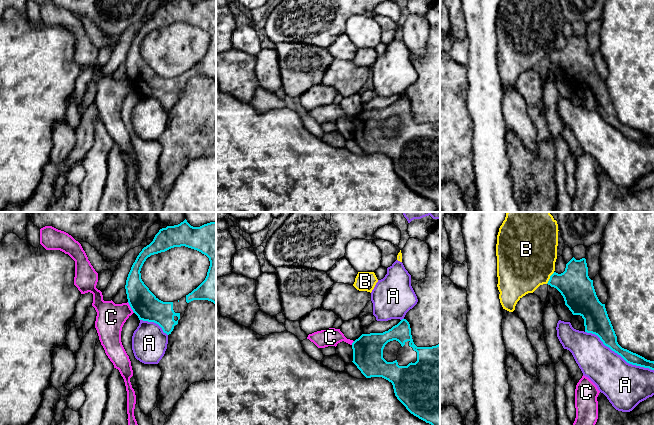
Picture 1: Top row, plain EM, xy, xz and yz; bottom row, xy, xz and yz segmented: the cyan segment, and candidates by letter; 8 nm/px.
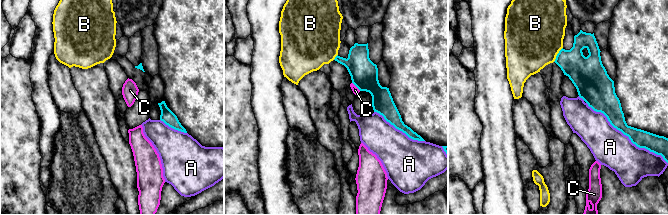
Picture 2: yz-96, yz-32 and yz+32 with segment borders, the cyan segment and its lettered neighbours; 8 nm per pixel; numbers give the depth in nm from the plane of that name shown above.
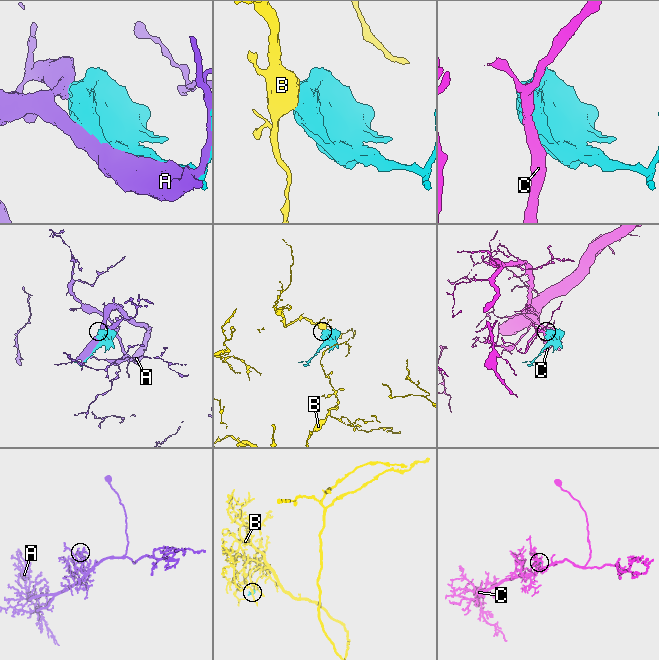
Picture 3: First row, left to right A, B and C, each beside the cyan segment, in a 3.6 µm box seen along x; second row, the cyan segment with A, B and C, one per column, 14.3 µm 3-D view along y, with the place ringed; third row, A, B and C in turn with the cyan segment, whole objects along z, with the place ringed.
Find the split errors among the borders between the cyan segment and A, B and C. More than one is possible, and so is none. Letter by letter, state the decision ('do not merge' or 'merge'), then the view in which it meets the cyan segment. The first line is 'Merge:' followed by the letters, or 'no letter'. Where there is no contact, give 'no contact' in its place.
Merge: no letter
A: do not merge; meets cyan in yz
B: do not merge; meets cyan in yz
C: do not merge; meets cyan in xy

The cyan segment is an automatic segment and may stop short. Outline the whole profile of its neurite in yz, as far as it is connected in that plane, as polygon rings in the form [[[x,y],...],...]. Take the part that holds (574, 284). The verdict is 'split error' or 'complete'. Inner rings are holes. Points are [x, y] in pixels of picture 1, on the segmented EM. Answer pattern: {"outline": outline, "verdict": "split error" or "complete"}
{"outline": [[[574,257],[566,264],[561,274],[554,272],[547,283],[556,288],[564,298],[565,305],[573,315],[580,315],[584,319],[585,332],[597,335],[603,344],[620,355],[627,363],[654,370],[654,361],[622,348],[617,342],[617,336],[608,317],[605,304],[602,304],[595,292],[593,280],[588,276],[586,259],[576,260]]], "verdict": "complete"}

